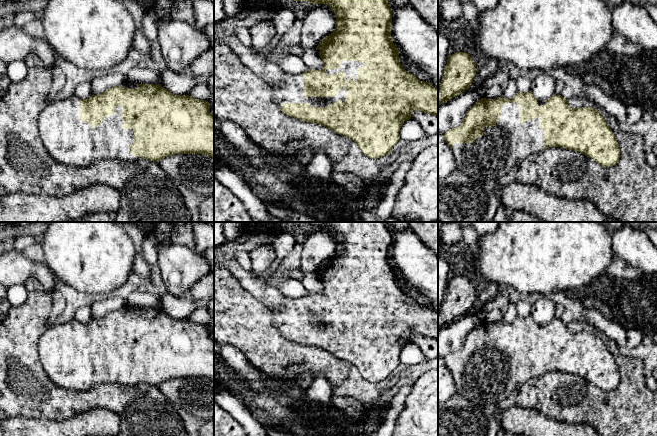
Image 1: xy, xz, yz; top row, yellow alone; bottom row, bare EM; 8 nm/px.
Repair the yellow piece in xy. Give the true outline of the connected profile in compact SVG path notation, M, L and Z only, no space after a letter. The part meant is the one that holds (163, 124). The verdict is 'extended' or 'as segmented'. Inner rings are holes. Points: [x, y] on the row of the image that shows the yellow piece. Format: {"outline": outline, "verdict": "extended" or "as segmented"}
{"outline": "M124 82L107 89L102 94L92 95L88 99L79 99L73 94L67 94L59 100L48 102L38 116L38 130L49 155L60 164L73 167L87 167L99 160L138 161L147 159L158 162L167 156L176 154L202 154L214 158L214 116L210 113L209 107L208 101L198 100L189 95L174 95L160 84Z", "verdict": "extended"}

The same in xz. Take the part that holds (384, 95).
{"outline": "M294 0L294 1L307 1L315 4L327 4L329 8L335 13L336 24L334 31L328 36L324 37L315 48L320 51L320 58L323 62L321 70L308 69L302 74L286 73L282 77L282 81L273 86L272 99L278 105L280 110L291 117L301 121L316 123L322 125L334 133L352 139L360 148L361 152L371 158L377 159L384 157L391 153L393 146L399 141L399 132L403 123L411 119L411 112L418 110L427 114L438 116L438 89L429 82L420 81L415 75L406 71L400 63L399 51L395 47L391 38L391 23L392 23L392 10L387 0Z", "verdict": "extended"}

